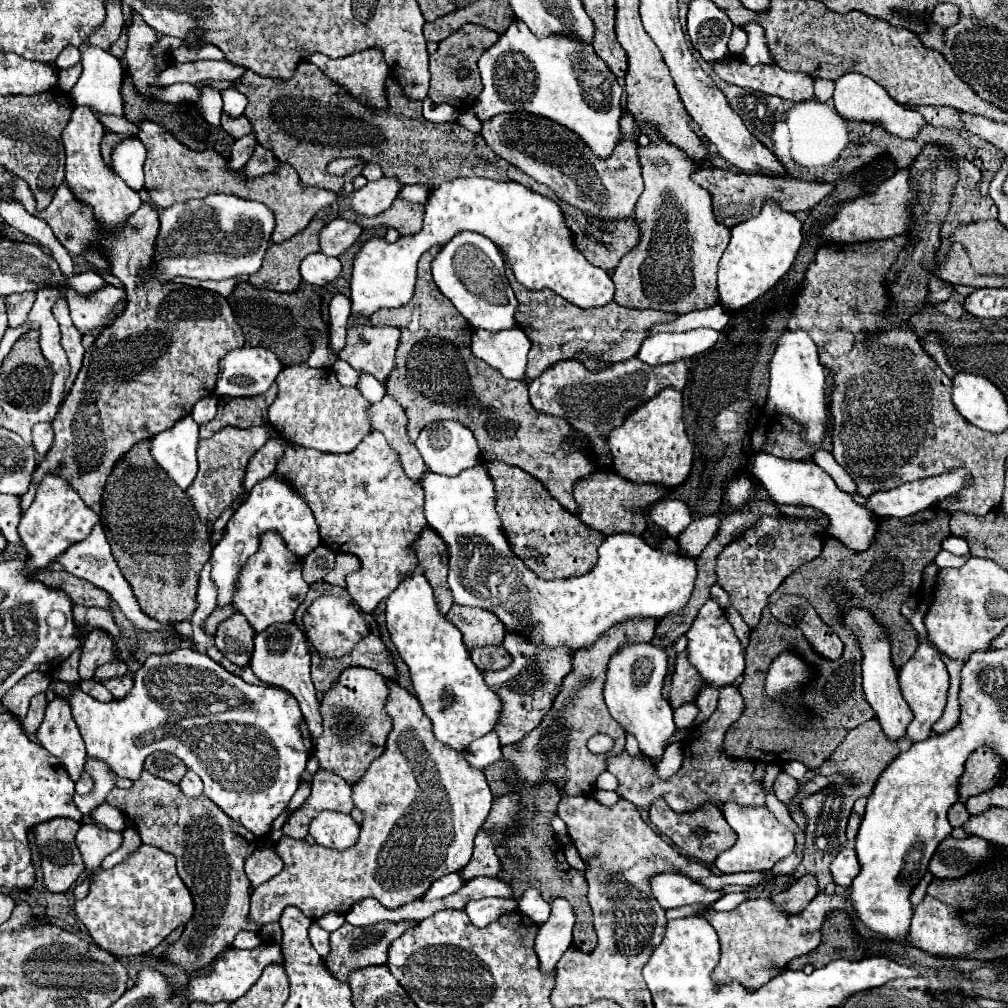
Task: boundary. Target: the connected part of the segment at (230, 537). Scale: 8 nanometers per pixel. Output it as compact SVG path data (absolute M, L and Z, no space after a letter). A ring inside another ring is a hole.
M278 473L268 475L266 479L258 481L246 503L242 503L238 507L238 511L230 517L222 539L216 543L216 547L212 549L210 555L210 563L212 563L212 571L210 571L210 579L216 587L218 593L218 607L224 605L232 605L232 597L236 593L236 585L238 585L238 577L246 565L246 561L258 551L260 547L260 537L266 531L276 531L284 545L298 557L306 557L308 553L312 553L318 545L322 545L320 533L318 533L318 525L314 519L314 513L310 509L310 505L306 503L306 499L290 485L288 479L284 479Z

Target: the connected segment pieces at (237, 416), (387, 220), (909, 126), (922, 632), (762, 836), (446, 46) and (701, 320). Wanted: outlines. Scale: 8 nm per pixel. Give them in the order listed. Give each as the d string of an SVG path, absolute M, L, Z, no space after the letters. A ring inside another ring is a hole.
M276 385L260 397L220 397L216 417L200 425L200 439L210 439L226 425L248 429L260 423L268 423L268 407L276 397Z
M396 199L384 213L380 213L376 217L360 217L350 209L342 209L338 213L338 217L354 221L364 229L366 229L366 225L368 227L382 227L384 225L384 227L396 229L400 235L414 235L422 227L424 207L422 205L412 205L412 203L402 201L402 199Z
M846 73L836 81L836 89L834 89L834 107L836 111L846 117L846 119L854 119L854 121L866 121L866 123L876 123L880 127L884 127L888 133L898 135L898 137L916 137L918 129L926 123L924 117L914 111L908 109L900 103L896 103L886 89L878 87L878 83L874 83L872 79L868 79L866 75L860 73Z
M922 601L916 609L910 609L904 611L904 615L908 615L914 631L916 631L916 639L918 639L918 647L916 647L916 653L910 657L910 661L900 669L898 673L898 681L900 681L900 689L902 689L902 695L904 699L908 701L912 713L914 713L914 719L912 723L908 725L908 733L906 737L912 741L912 743L918 743L918 741L926 741L930 735L932 735L932 725L942 717L944 713L944 707L946 707L946 697L948 697L948 687L950 687L950 675L948 675L948 669L938 653L936 647L932 647L926 639L926 627L924 627L924 615L928 611L928 603Z
M736 803L722 805L722 813L728 825L736 831L738 841L732 849L724 851L716 859L716 869L722 873L738 873L738 871L766 871L772 869L780 859L788 857L794 847L794 835L778 823L778 819L766 807L736 807Z
M472 23L462 25L448 39L440 41L438 51L430 55L432 81L430 81L428 97L434 103L452 105L458 113L464 113L464 111L472 109L472 105L476 103L476 99L478 99L478 95L482 91L482 81L480 81L480 73L478 73L476 63L478 63L480 55L486 49L490 49L496 41L498 41L498 35L494 31L490 31L488 27L482 27L482 25L472 25Z
M718 303L714 307L708 307L708 309L690 311L690 313L682 315L680 319L676 319L676 323L656 325L656 327L652 327L650 335L658 333L658 331L690 331L690 329L698 329L698 327L712 327L712 329L720 331L728 325L728 319L730 319L728 311Z

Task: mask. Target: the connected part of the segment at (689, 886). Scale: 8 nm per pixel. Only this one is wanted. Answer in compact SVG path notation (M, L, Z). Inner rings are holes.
M656 875L652 879L652 893L656 895L658 903L664 909L692 905L692 903L704 903L712 905L722 895L720 891L708 891L696 883L692 883L684 875Z

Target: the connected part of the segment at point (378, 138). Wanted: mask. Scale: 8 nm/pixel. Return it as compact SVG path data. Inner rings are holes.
M310 61L298 63L288 81L262 77L246 69L242 77L234 81L234 87L248 97L244 115L252 121L258 143L280 157L280 161L290 163L306 185L340 193L342 185L362 175L368 163L378 163L386 177L396 177L402 185L422 183L434 189L450 179L476 175L526 183L526 187L556 199L554 191L550 193L548 187L542 187L532 177L494 155L480 133L470 133L458 123L436 125L426 121L422 117L422 103L410 101L392 77L388 79L390 107L386 111L364 107ZM338 157L360 157L362 163L352 167L344 177L334 177L326 171L326 165Z

